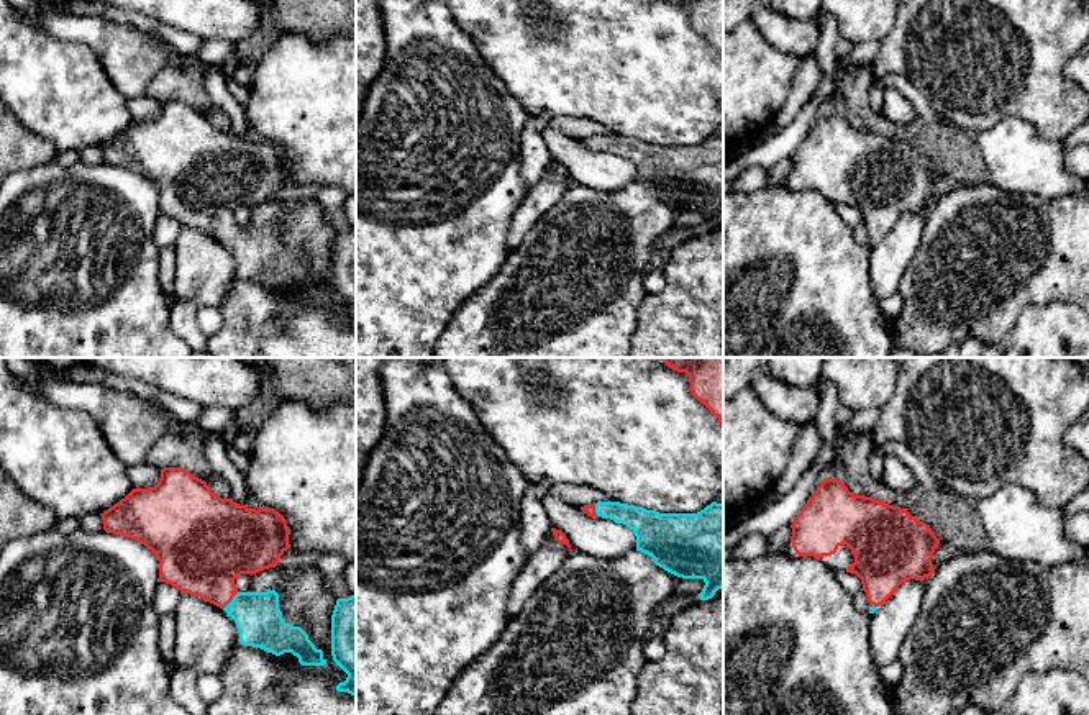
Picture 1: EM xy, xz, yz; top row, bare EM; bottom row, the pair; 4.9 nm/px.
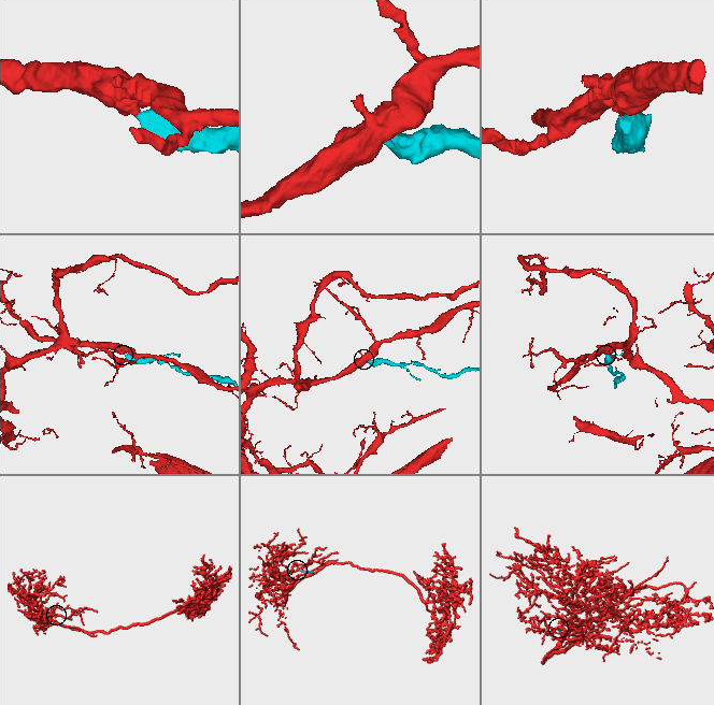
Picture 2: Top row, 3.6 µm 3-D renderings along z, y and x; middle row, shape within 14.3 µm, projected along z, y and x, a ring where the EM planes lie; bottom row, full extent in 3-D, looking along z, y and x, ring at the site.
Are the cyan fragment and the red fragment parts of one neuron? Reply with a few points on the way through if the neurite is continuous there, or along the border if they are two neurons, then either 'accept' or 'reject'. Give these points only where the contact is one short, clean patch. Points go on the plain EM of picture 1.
way xy (258, 250), (232, 233), (212, 212), (204, 191); accept

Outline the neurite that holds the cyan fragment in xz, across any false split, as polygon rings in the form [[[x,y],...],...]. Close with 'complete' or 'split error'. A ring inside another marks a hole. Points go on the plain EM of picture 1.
[[[597,134],[581,139],[589,149],[610,151],[627,157],[636,169],[636,184],[654,192],[654,197],[682,212],[705,215],[700,233],[709,233],[723,221],[723,136],[712,134],[697,146],[659,146],[620,134]]]; split error

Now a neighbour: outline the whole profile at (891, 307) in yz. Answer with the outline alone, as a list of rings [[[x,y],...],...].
[[[899,292],[879,302],[881,313],[892,321],[899,317],[902,307],[904,307],[904,300]]]

